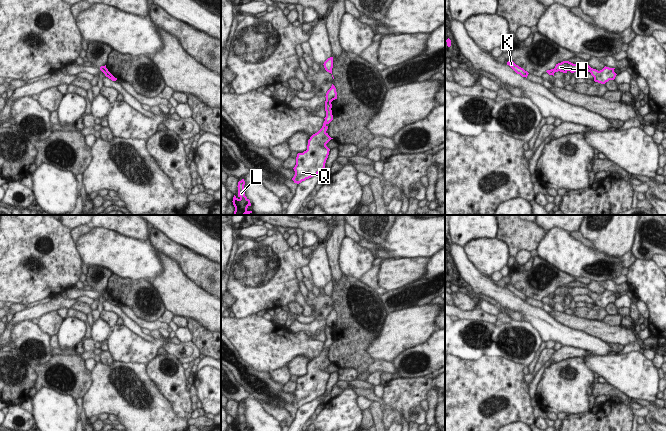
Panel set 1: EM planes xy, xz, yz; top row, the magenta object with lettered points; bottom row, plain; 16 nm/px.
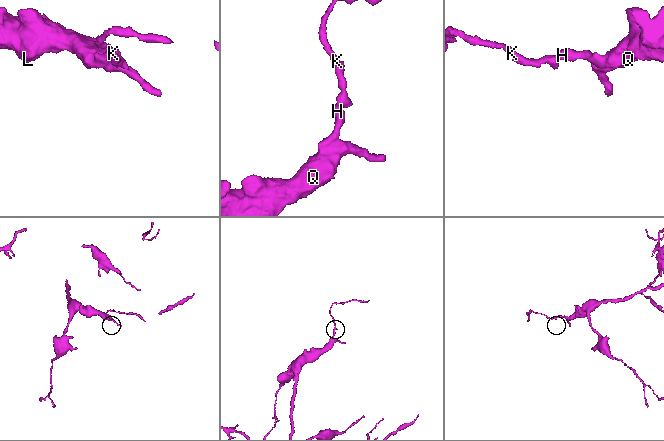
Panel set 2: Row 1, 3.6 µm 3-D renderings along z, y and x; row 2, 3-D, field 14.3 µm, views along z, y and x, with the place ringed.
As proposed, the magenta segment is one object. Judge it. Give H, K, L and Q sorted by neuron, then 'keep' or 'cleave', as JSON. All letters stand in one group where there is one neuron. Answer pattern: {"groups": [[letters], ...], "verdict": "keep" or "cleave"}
{"groups": [["H", "L", "Q"], ["K"]], "verdict": "cleave"}

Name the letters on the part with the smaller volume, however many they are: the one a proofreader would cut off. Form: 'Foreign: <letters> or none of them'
Foreign: K

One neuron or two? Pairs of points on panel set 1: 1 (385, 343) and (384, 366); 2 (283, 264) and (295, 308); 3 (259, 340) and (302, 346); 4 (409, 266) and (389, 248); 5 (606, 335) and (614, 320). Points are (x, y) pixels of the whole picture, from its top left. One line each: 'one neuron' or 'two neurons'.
1: two neurons
2: two neurons
3: one neuron
4: two neurons
5: two neurons

